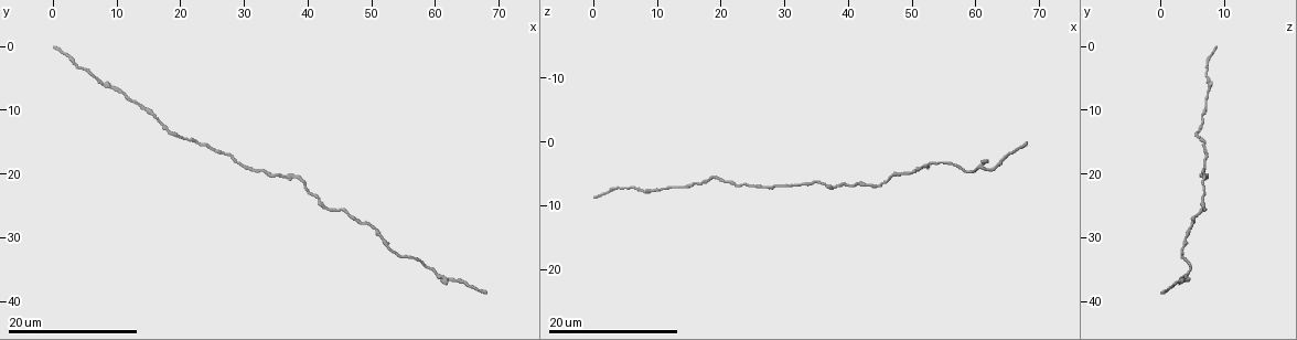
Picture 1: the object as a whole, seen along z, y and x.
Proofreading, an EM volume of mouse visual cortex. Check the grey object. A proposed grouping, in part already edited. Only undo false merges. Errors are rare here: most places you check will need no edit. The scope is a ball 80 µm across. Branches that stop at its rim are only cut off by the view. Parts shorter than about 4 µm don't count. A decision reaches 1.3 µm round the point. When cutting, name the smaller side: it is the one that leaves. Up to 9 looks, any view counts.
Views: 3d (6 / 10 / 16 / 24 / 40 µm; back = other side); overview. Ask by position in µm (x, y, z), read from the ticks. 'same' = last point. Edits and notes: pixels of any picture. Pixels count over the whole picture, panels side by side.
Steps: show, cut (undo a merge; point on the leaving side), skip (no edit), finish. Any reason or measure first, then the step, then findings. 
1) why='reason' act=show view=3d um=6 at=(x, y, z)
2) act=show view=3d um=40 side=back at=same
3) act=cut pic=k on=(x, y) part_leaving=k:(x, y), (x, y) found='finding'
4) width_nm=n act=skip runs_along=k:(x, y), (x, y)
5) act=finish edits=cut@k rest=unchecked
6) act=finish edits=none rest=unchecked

why='thin neck' act=show view=3d um=24 at=(21.0, 15.0, 6.5)

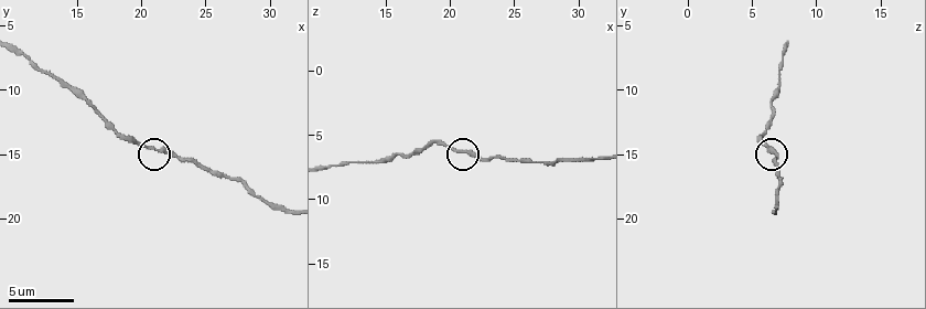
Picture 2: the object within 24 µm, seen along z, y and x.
act=show view=3d um=6 at=(20.8, 14.4, 6.4)

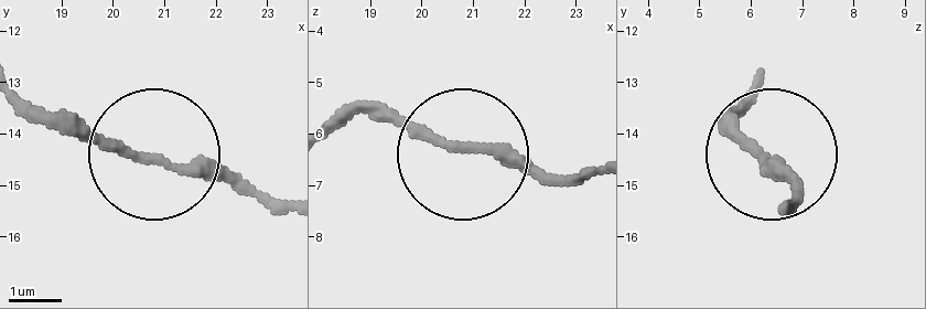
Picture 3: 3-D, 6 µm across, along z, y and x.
act=skip runs_along=3:(289, 210), (56, 123) found='one neuron here'

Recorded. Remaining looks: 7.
why='thick turns thin' act=show view=3d um=24 at=(9.5, 7.0, 8.0)

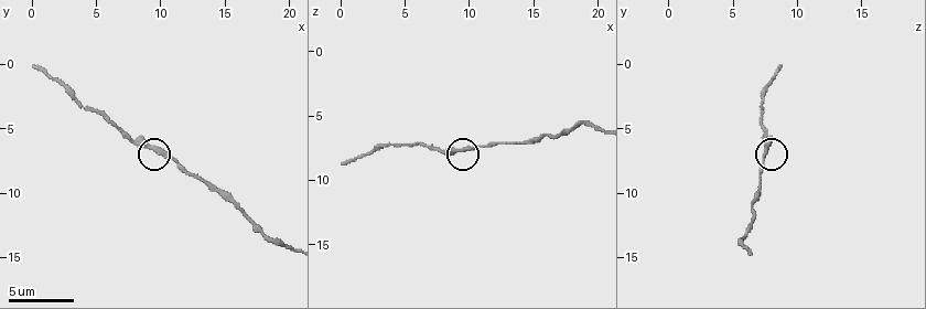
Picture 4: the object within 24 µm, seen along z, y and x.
why='zoom in' act=show view=3d um=10 at=(9.6, 6.8, 7.6)

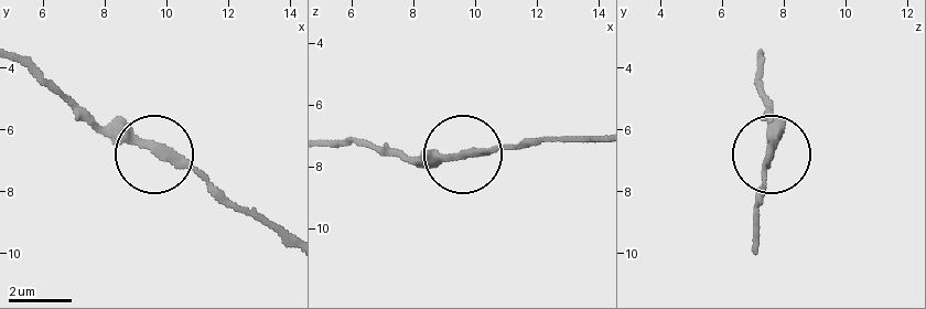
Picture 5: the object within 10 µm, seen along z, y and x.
width_nm=260 act=skip runs_along=5:(596, 137), (534, 137), (407, 160), (378, 152) found='one neuron here'

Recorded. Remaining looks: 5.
why='thin neck' act=show view=3d um=24 at=(51.5, 30.0, 4.0)

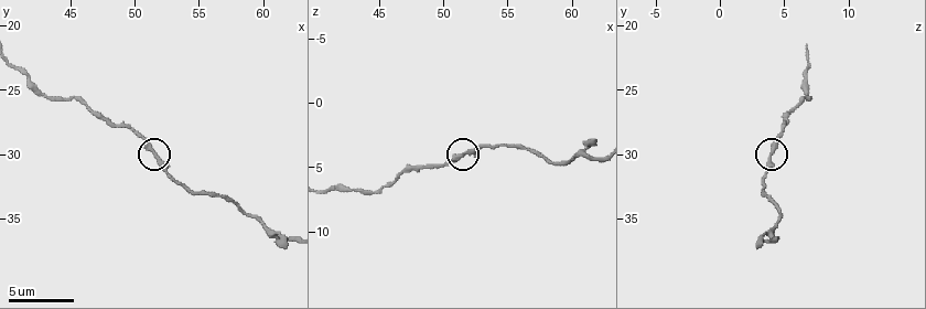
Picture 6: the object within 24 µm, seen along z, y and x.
act=show view=3d um=6 at=(51.6, 30.0, 3.8)

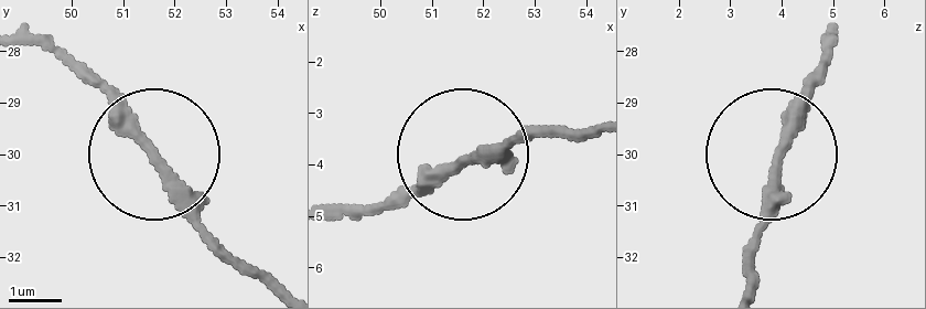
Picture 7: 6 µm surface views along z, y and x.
act=skip found='one neuron here'

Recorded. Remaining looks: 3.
why='sudden change in width' act=show view=3d um=16 at=(39.0, 20.5, 7.0)

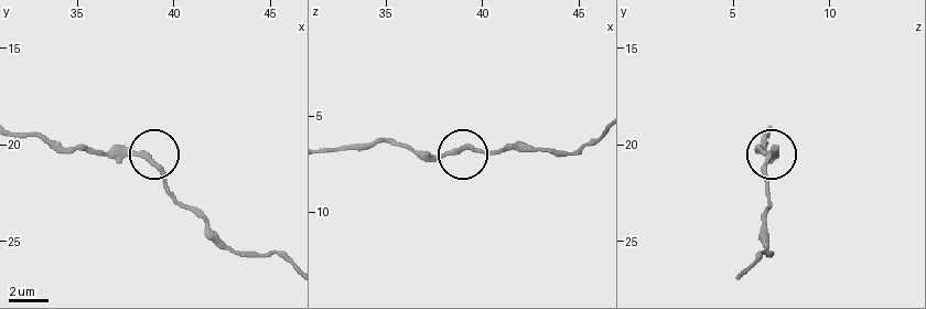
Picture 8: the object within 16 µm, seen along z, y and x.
act=show view=3d um=10 at=(38.5, 20.6, 6.8)

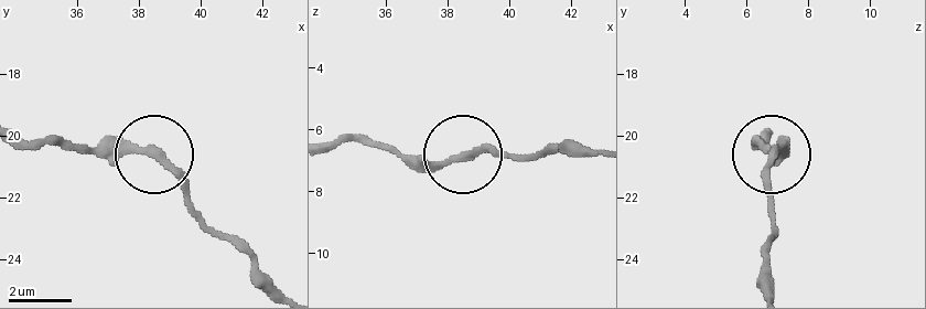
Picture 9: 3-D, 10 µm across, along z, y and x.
width_nm=230 act=skip runs_along=9:(755, 138), (778, 147), (771, 162), (771, 238) found='one neuron here'

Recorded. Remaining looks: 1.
act=finish edits=none rest=unchecked

